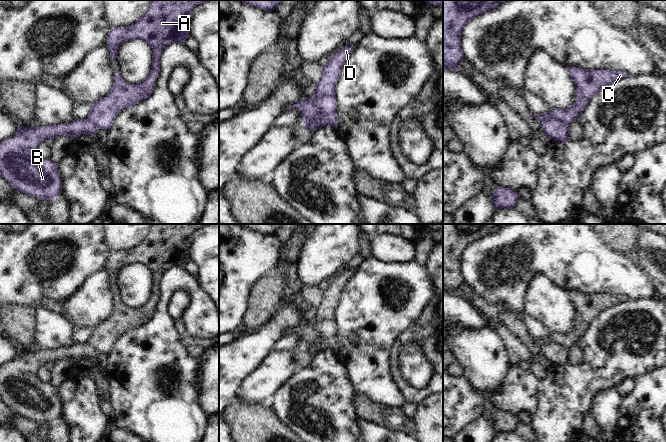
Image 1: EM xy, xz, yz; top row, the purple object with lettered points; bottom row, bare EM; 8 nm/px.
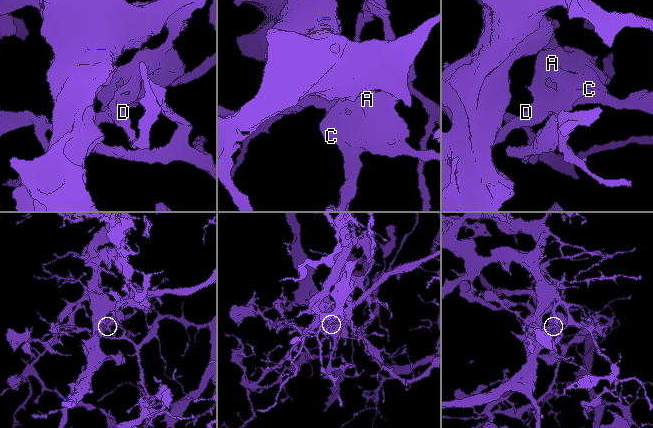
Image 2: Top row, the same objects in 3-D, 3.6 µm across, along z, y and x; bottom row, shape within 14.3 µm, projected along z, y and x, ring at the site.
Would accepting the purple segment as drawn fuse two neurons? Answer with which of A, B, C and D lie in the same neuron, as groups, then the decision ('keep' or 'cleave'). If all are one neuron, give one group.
groups A C D / B; cleave

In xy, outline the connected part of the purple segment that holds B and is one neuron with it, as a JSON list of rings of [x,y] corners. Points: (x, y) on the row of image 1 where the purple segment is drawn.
[[[86,119],[73,120],[67,124],[49,125],[47,127],[20,126],[17,133],[0,144],[0,175],[17,191],[39,200],[53,201],[59,198],[62,181],[57,164],[50,159],[43,159],[36,152],[37,145],[45,139],[59,136],[71,136],[73,140],[80,134],[93,136],[99,129]]]

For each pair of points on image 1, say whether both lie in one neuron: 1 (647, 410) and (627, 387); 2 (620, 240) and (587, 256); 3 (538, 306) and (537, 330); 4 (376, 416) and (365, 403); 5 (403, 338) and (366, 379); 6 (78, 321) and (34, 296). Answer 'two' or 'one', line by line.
1: two
2: two
3: two
4: one
5: two
6: two

